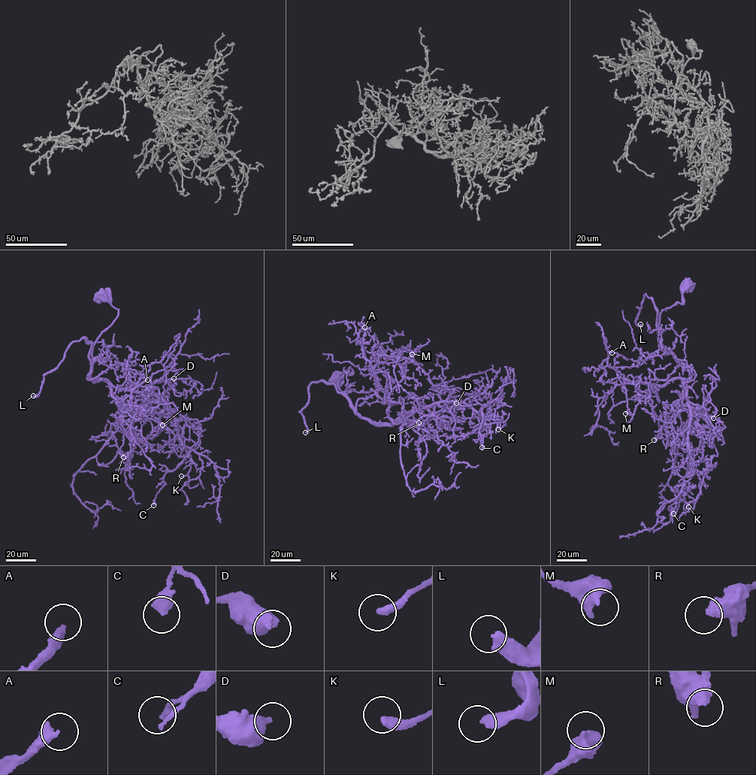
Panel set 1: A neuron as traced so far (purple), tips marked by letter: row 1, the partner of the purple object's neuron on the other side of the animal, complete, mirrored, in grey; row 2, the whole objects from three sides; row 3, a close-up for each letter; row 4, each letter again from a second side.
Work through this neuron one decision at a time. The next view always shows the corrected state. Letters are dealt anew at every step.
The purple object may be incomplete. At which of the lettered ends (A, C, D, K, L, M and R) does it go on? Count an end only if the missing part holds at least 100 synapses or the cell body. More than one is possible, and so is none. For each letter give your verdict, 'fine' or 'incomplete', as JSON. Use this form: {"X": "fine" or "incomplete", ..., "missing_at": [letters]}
{"A": "incomplete", "C": "fine", "D": "fine", "K": "fine", "L": "incomplete", "M": "fine", "R": "fine", "missing_at": ["A", "L"]}

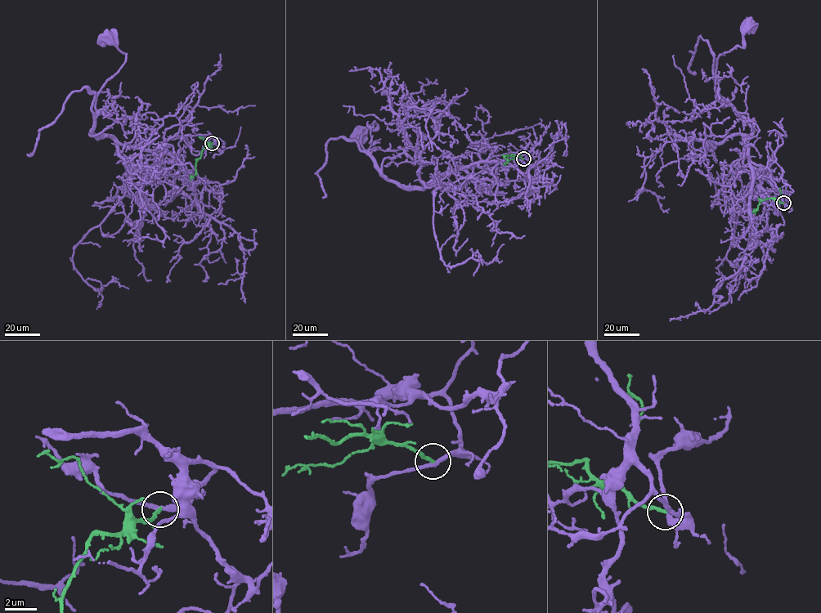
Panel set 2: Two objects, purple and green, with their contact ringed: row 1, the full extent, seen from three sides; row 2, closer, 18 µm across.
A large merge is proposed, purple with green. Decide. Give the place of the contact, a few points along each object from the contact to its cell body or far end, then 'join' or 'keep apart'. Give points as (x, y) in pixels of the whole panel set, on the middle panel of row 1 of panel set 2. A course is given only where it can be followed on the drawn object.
(523, 158) | purple via (523, 158), (524, 151), (502, 154), (426, 187), (401, 186), (360, 142), (374, 122), (361, 133) | green via (523, 158), (505, 154), (504, 158), (508, 160), (504, 163) | keep apart

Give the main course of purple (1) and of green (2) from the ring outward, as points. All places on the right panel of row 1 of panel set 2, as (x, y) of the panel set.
1: (783, 203), (767, 168), (750, 160), (750, 124), (716, 93), (717, 59), (742, 46), (742, 33), (747, 27)
2: (783, 203), (773, 197), (761, 200), (752, 212)

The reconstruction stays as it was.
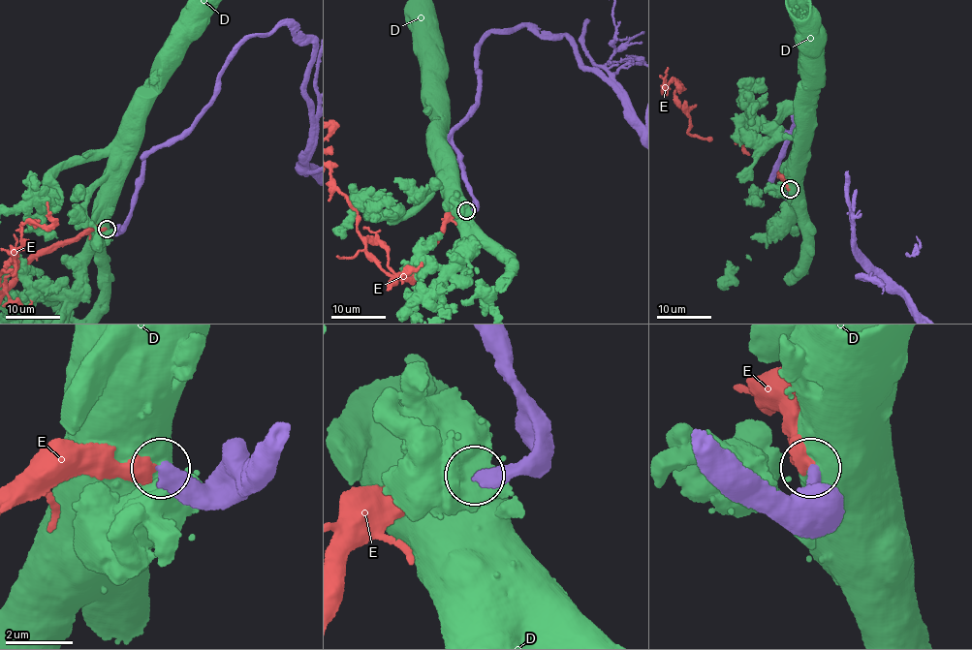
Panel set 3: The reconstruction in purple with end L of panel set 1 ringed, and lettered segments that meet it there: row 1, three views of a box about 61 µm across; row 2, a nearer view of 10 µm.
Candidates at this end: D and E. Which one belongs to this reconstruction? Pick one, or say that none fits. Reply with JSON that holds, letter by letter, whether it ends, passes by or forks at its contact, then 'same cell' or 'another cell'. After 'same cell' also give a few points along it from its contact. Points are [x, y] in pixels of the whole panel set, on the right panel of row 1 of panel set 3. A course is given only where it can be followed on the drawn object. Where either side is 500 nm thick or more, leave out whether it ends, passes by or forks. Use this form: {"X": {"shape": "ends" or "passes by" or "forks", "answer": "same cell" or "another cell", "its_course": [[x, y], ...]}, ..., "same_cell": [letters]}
{"D": {"answer": "another cell"}, "E": {"shape": "ends", "answer": "same cell"}, "same_cell": ["E"]}

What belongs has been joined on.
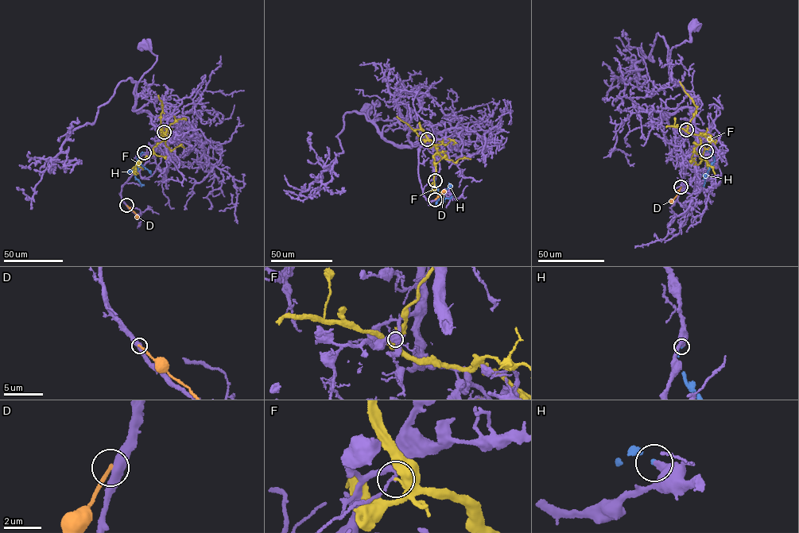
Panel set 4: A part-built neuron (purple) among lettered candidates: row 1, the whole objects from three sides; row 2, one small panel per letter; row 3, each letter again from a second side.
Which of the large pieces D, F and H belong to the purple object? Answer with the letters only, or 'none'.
H

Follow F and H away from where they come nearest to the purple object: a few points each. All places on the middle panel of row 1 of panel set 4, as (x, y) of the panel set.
F: (427, 139), (432, 140), (436, 150), (447, 156), (434, 154), (433, 191), (430, 184)
H: (435, 179), (437, 194), (443, 200), (451, 195)

